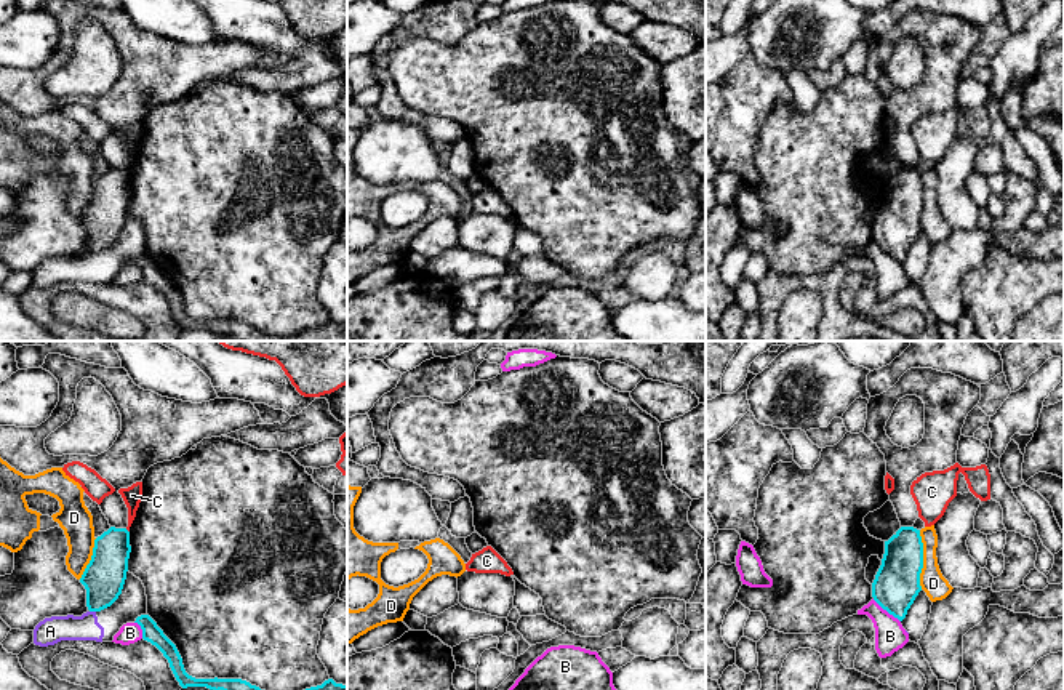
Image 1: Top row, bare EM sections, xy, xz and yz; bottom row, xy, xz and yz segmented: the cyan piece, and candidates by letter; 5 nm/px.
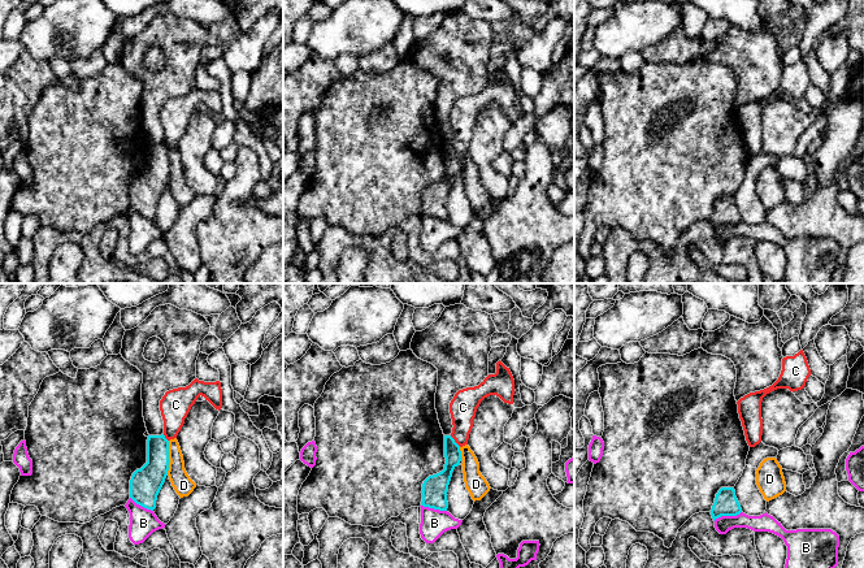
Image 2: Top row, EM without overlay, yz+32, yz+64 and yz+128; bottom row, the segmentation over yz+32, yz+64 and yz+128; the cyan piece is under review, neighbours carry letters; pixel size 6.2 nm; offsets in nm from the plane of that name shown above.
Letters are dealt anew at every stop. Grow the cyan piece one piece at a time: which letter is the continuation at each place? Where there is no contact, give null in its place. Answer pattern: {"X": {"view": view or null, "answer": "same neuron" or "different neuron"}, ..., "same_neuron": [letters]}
{"A": {"view": "xy", "answer": "different neuron"}, "B": {"view": "yz", "answer": "different neuron"}, "C": {"view": "xy", "answer": "different neuron"}, "D": {"view": "yz", "answer": "different neuron"}, "same_neuron": []}

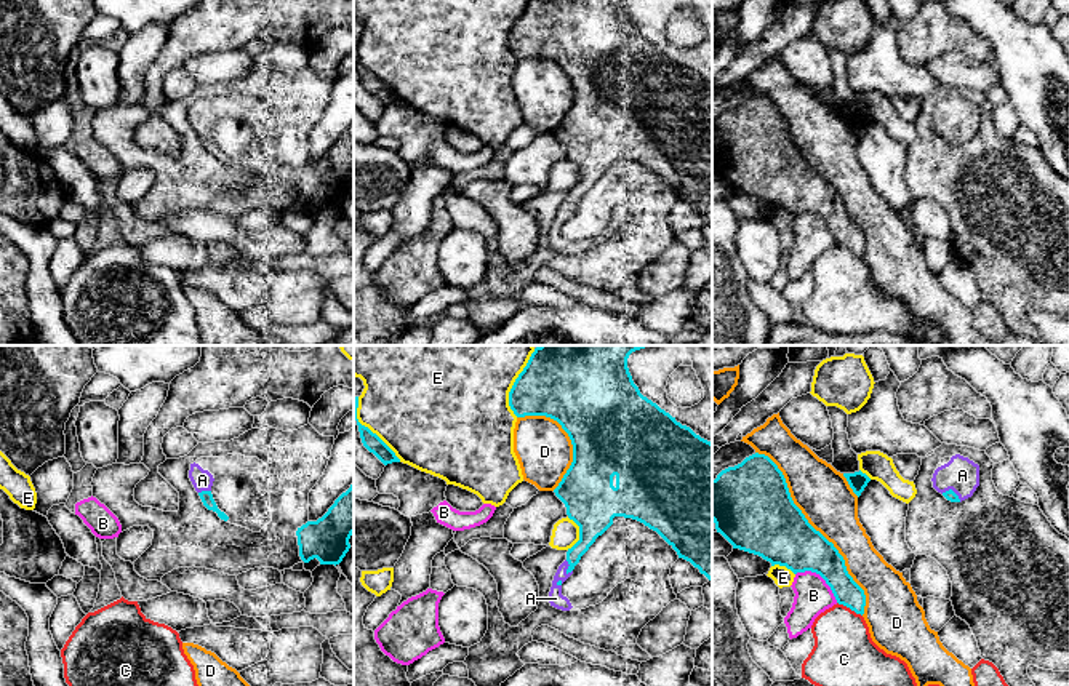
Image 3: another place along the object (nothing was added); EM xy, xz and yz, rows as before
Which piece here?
{"A": {"view": "xz", "answer": "same neuron"}, "B": {"view": "yz", "answer": "different neuron"}, "C": {"view": "yz", "answer": "different neuron"}, "D": {"view": "yz", "answer": "different neuron"}, "E": {"view": "xz", "answer": "different neuron"}, "same_neuron": ["A"]}

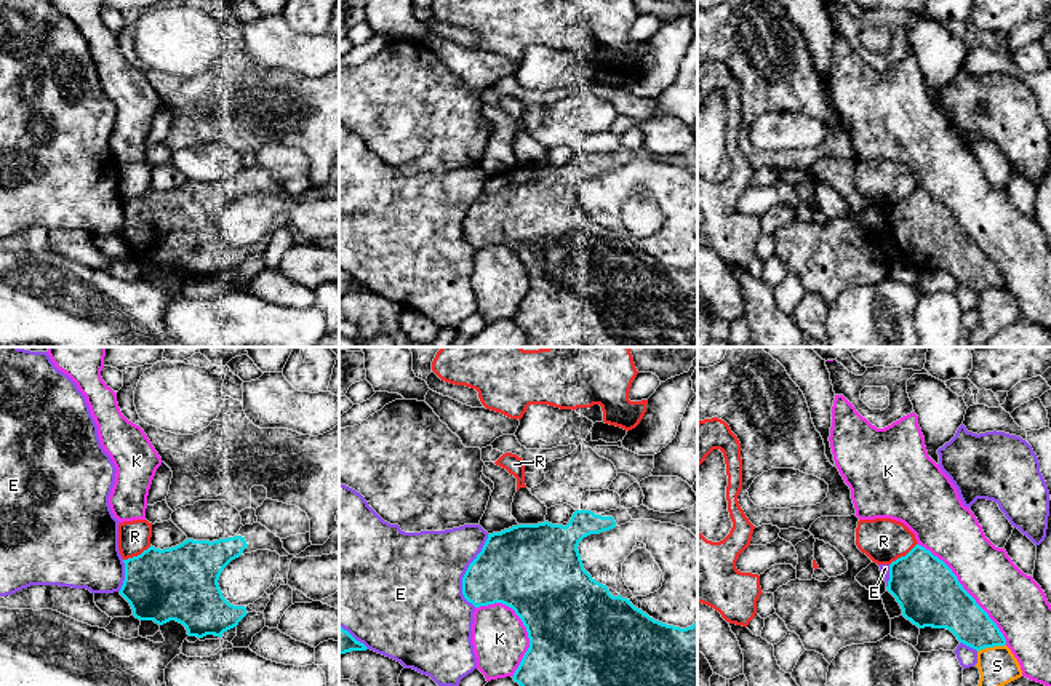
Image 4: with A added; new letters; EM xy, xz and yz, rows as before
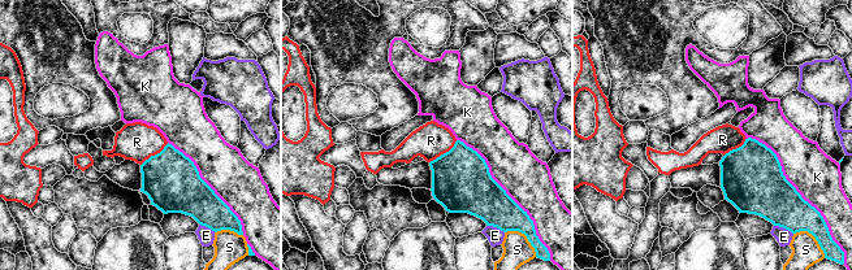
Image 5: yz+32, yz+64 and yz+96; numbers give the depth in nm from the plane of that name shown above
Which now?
{"E": {"view": "xz", "answer": "different neuron"}, "K": {"view": "yz", "answer": "different neuron"}, "R": {"view": "yz", "answer": "different neuron"}, "S": {"view": "yz", "answer": "different neuron"}, "same_neuron": []}

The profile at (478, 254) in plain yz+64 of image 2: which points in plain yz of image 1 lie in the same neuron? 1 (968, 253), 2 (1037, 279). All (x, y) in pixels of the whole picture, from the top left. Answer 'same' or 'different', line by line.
1: same
2: different

